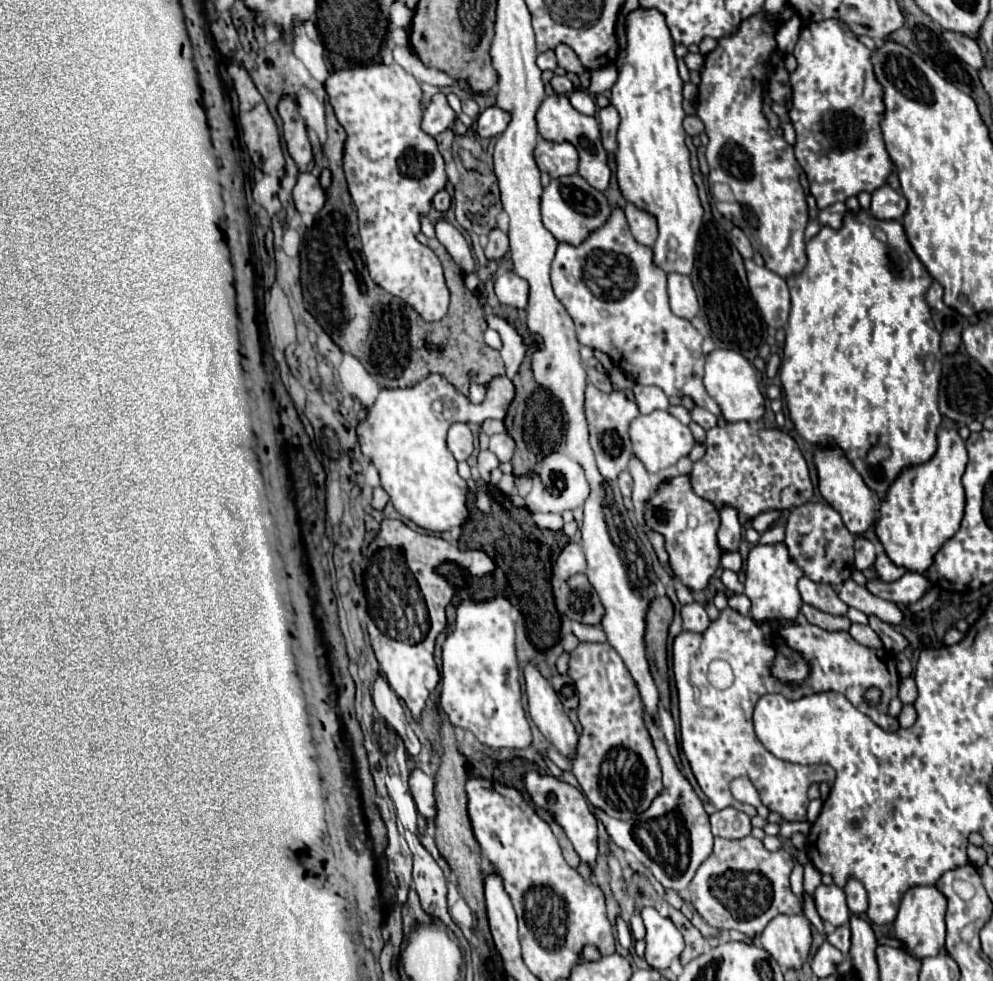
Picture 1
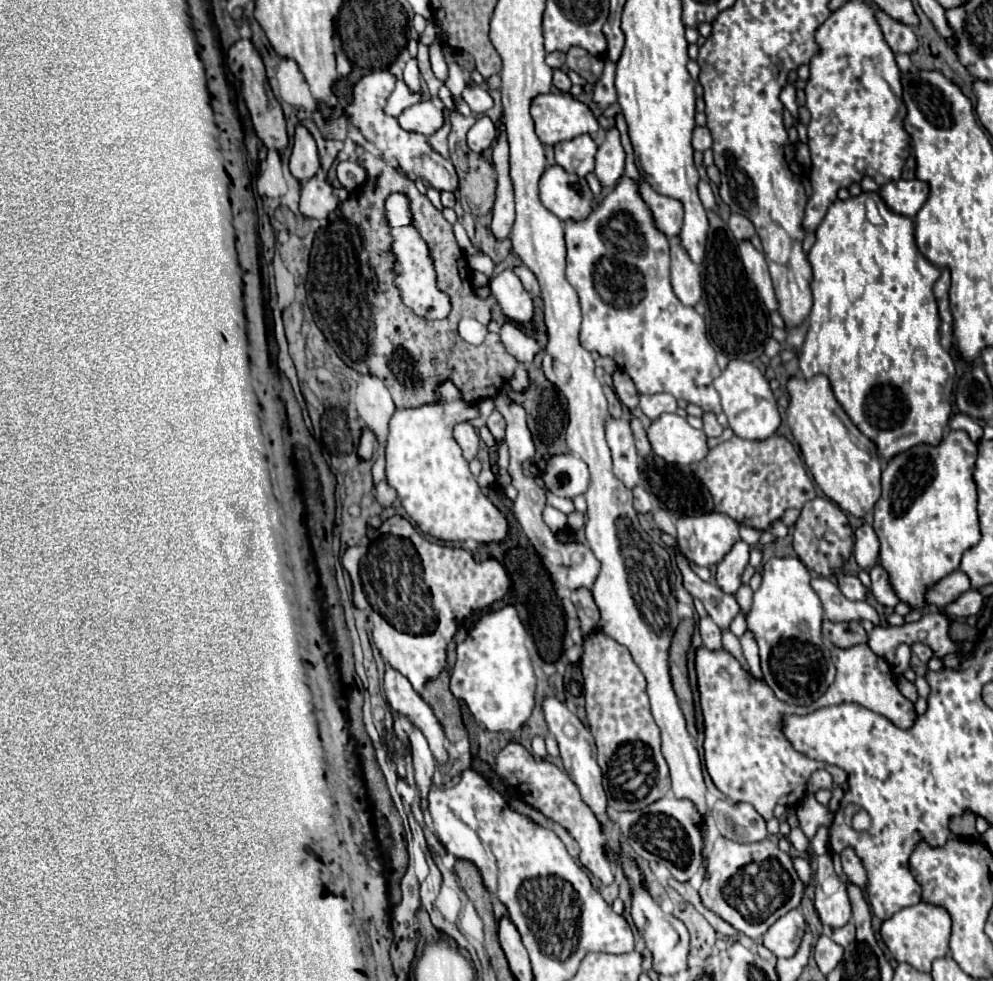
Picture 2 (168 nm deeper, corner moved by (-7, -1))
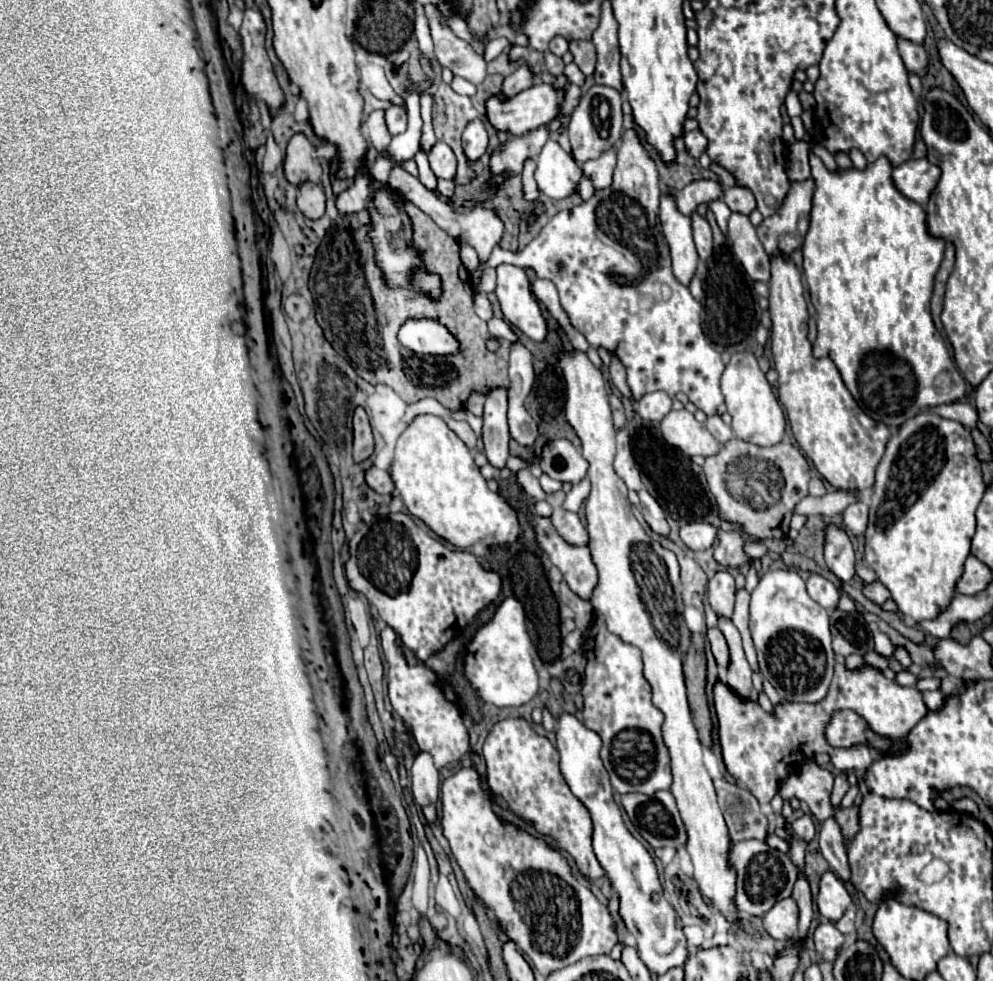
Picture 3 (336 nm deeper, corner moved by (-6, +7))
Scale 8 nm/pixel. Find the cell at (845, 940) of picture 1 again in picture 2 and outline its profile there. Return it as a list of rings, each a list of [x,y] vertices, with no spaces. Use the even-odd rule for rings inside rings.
[[[848,923],[848,925],[840,927],[840,929],[834,929],[832,939],[834,939],[838,945],[842,945],[842,947],[850,945],[850,943],[854,941],[854,925],[852,925],[852,923]]]

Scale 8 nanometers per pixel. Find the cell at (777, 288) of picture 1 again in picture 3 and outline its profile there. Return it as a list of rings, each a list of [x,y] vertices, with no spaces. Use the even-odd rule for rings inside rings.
[[[731,213],[729,217],[729,239],[733,253],[739,257],[751,279],[767,283],[771,279],[769,273],[769,257],[763,251],[761,241],[755,235],[755,227],[743,213]]]

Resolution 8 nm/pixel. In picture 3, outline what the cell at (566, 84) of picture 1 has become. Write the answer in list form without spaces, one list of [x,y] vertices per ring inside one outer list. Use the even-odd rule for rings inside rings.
[[[545,51],[545,67],[547,67],[547,71],[551,75],[559,77],[563,73],[563,59],[557,57],[557,55],[553,55],[551,51]]]

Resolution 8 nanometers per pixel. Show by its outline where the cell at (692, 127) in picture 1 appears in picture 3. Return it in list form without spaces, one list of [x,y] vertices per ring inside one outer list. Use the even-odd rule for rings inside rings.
[[[699,129],[685,133],[685,135],[683,135],[683,141],[685,141],[687,153],[689,153],[691,157],[695,157],[695,159],[707,149],[707,139],[705,139],[705,135],[703,135]]]

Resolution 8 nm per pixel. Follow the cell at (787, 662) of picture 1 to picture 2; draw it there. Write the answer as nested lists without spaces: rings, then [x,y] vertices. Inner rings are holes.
[[[772,557],[764,563],[762,583],[758,591],[754,591],[752,609],[748,613],[748,629],[754,631],[756,643],[760,647],[760,661],[762,661],[762,675],[764,681],[774,689],[776,697],[792,705],[808,705],[820,695],[826,693],[828,685],[834,681],[834,663],[830,659],[830,651],[822,641],[822,605],[814,589],[810,587],[810,573],[798,557]]]

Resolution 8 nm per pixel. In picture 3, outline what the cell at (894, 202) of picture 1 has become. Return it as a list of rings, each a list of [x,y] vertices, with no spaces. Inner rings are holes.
[[[909,159],[893,169],[893,181],[897,189],[919,205],[927,205],[939,177],[941,169],[927,159]]]

